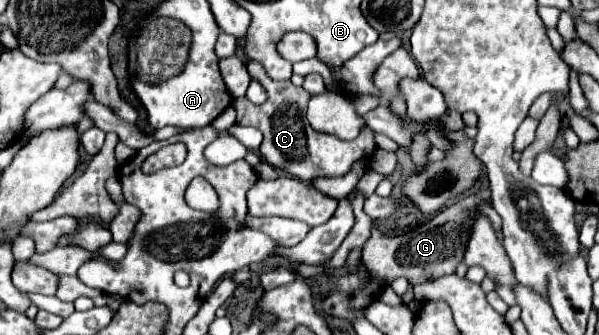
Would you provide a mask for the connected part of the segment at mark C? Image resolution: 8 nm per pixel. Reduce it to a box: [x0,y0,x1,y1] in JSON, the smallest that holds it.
[234,61,378,181]

